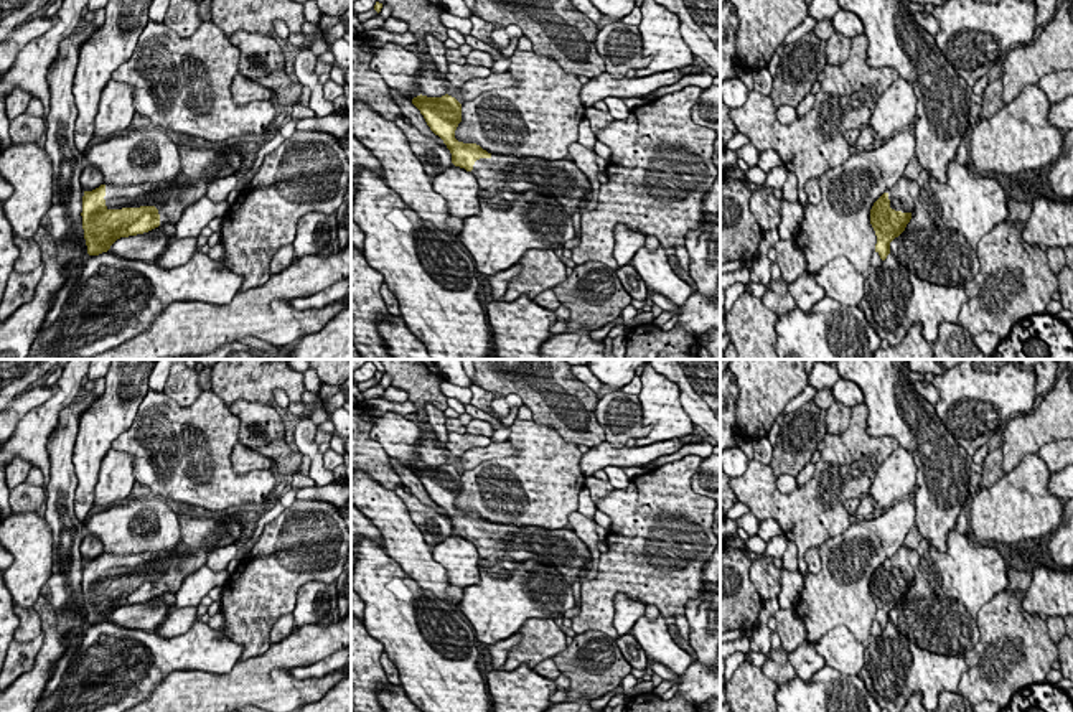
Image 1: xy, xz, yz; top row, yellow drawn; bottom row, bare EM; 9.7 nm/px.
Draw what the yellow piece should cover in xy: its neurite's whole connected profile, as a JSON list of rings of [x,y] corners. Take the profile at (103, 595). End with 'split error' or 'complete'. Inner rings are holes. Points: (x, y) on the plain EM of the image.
[[[178,509],[176,516],[181,526],[180,544],[168,552],[143,552],[137,555],[101,554],[82,565],[82,598],[89,625],[107,621],[110,615],[129,605],[148,602],[165,592],[178,592],[183,580],[206,565],[208,554],[213,549],[236,544],[242,536],[242,524],[237,519],[241,511],[221,513],[218,519],[209,516],[194,516],[190,511]]] | split error

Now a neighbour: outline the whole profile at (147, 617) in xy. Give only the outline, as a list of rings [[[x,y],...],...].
[[[143,602],[117,608],[107,621],[129,630],[155,633],[157,628],[176,610],[165,603]]]

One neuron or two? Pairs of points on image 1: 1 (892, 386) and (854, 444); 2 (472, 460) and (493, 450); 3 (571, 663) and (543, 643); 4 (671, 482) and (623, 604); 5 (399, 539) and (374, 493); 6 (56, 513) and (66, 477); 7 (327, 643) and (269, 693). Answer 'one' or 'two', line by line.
1: two
2: one
3: two
4: two
5: one
6: one
7: one

